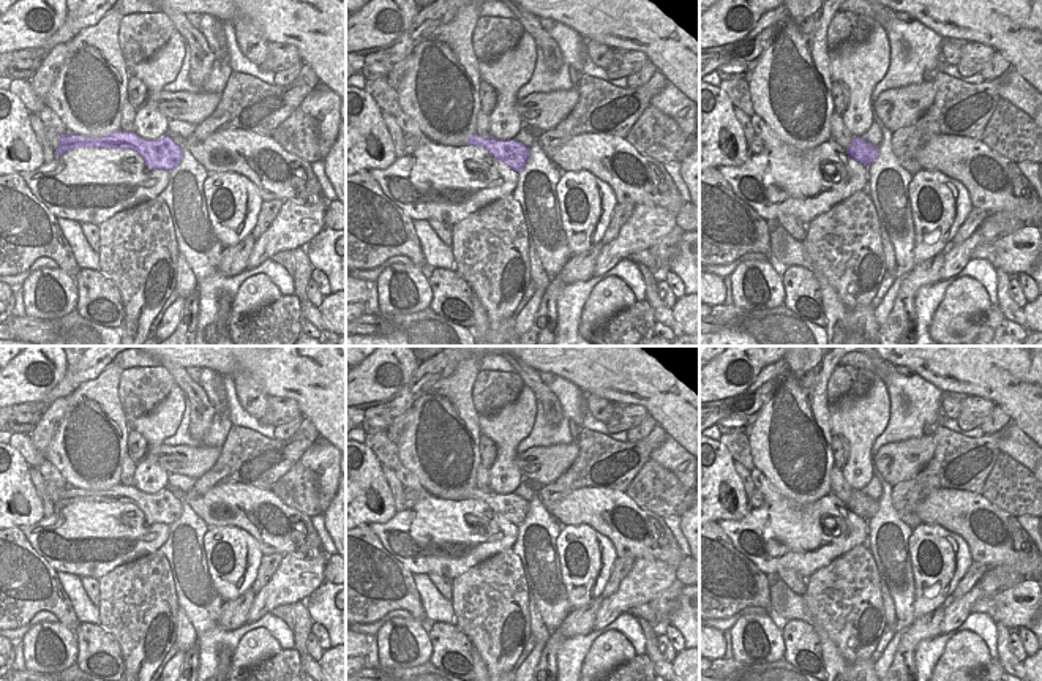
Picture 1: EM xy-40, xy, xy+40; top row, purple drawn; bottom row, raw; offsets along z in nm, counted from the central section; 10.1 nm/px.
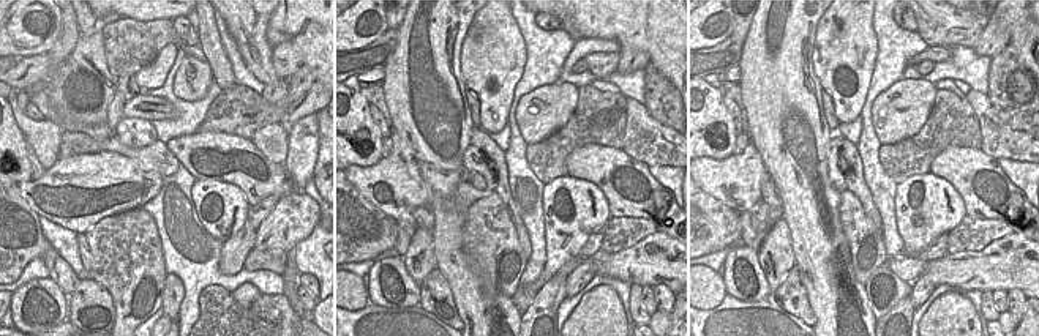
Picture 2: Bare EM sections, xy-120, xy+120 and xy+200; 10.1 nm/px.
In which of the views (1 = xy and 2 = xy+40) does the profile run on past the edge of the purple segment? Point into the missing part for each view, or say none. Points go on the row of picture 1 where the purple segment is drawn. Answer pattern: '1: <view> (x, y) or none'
1: none
2: none

